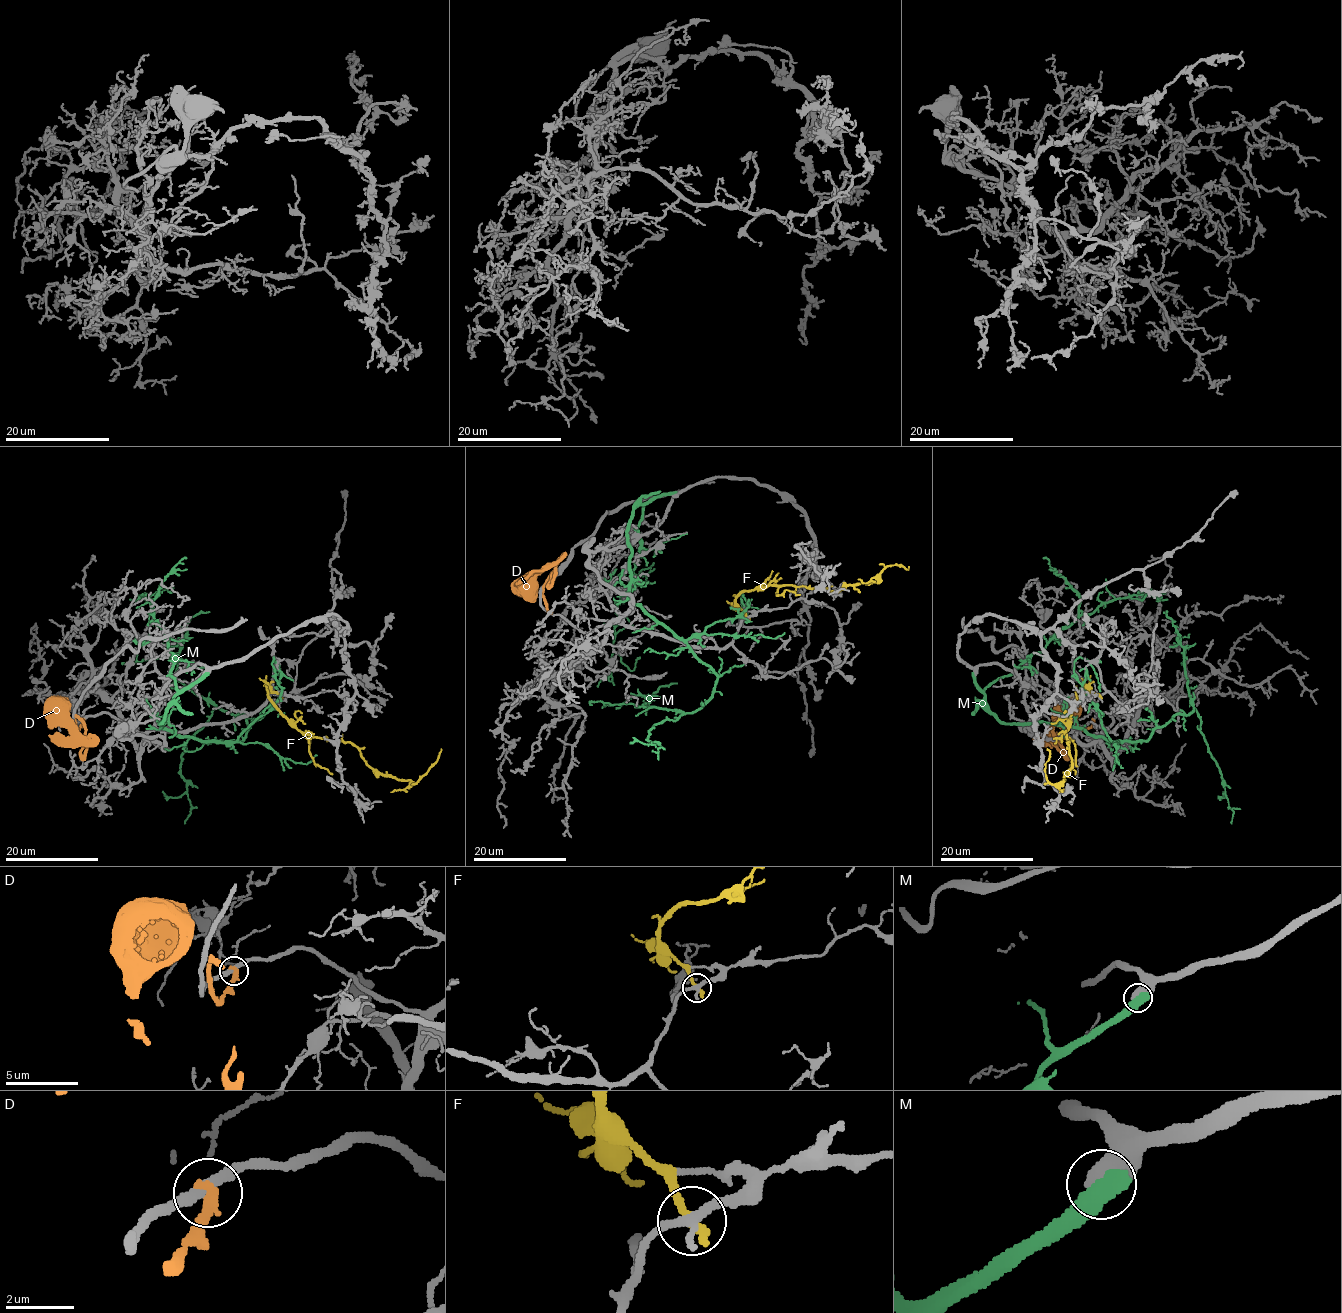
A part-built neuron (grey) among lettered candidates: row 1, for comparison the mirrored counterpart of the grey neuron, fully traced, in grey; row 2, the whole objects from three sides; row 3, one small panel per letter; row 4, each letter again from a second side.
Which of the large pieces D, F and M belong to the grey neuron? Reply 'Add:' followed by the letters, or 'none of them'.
Add: none of them

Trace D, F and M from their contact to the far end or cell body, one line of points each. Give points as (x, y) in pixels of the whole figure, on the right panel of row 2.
D: (1093, 719), (1082, 728), (1070, 717), (1055, 723), (1054, 737), (1065, 755), (1044, 738), (1061, 706), (1077, 699)
F: (1098, 695), (1085, 692), (1071, 707), (1065, 732), (1071, 766), (1052, 784), (1044, 769), (1047, 748)
M: (973, 674), (1001, 721), (1047, 721), (1113, 741), (1147, 740), (1194, 707), (1224, 782), (1231, 823)

